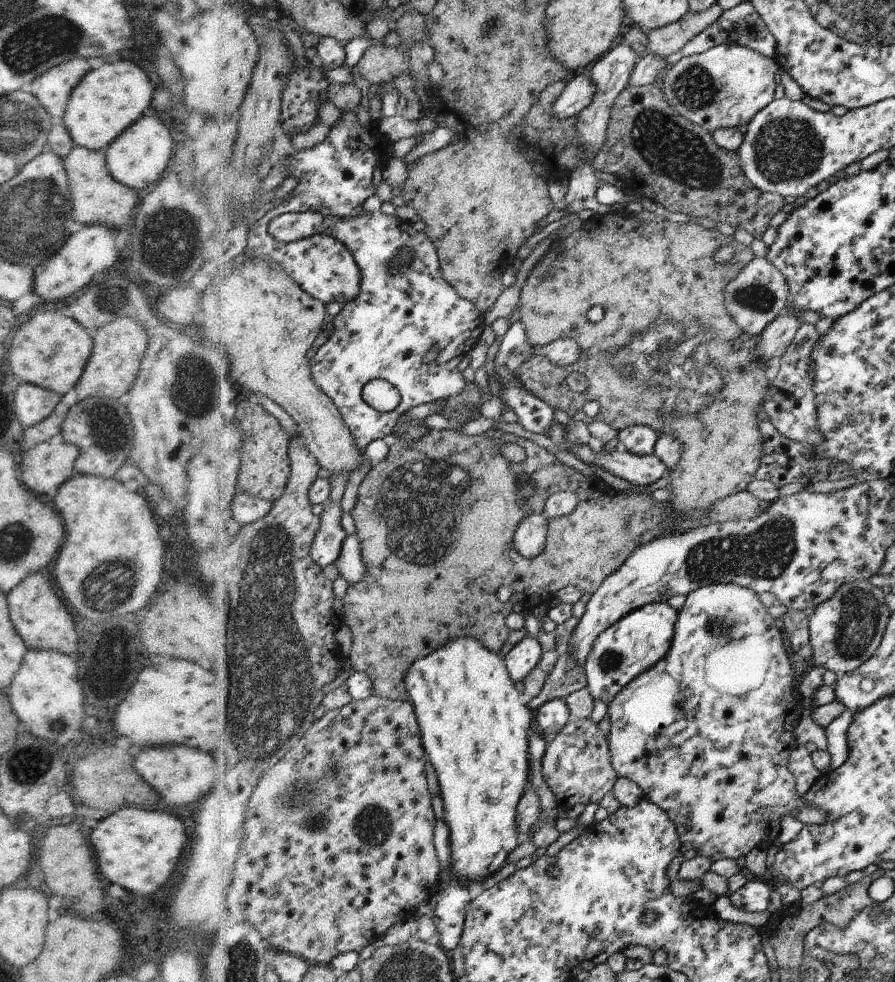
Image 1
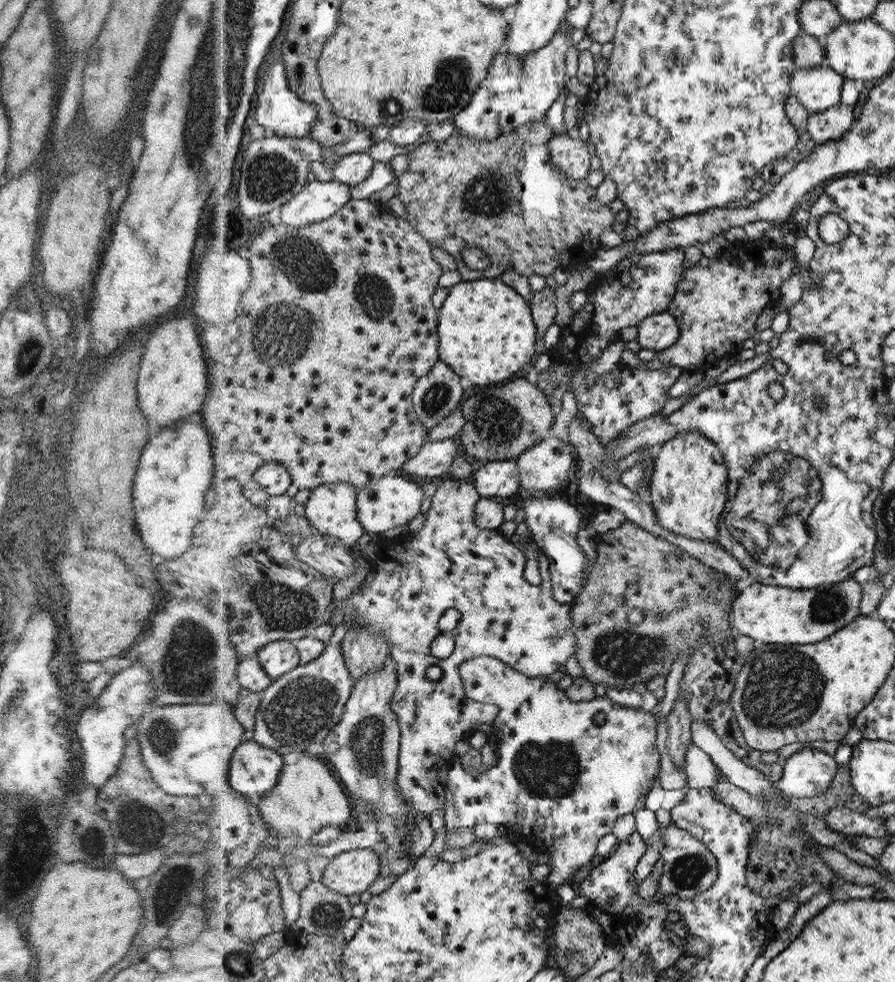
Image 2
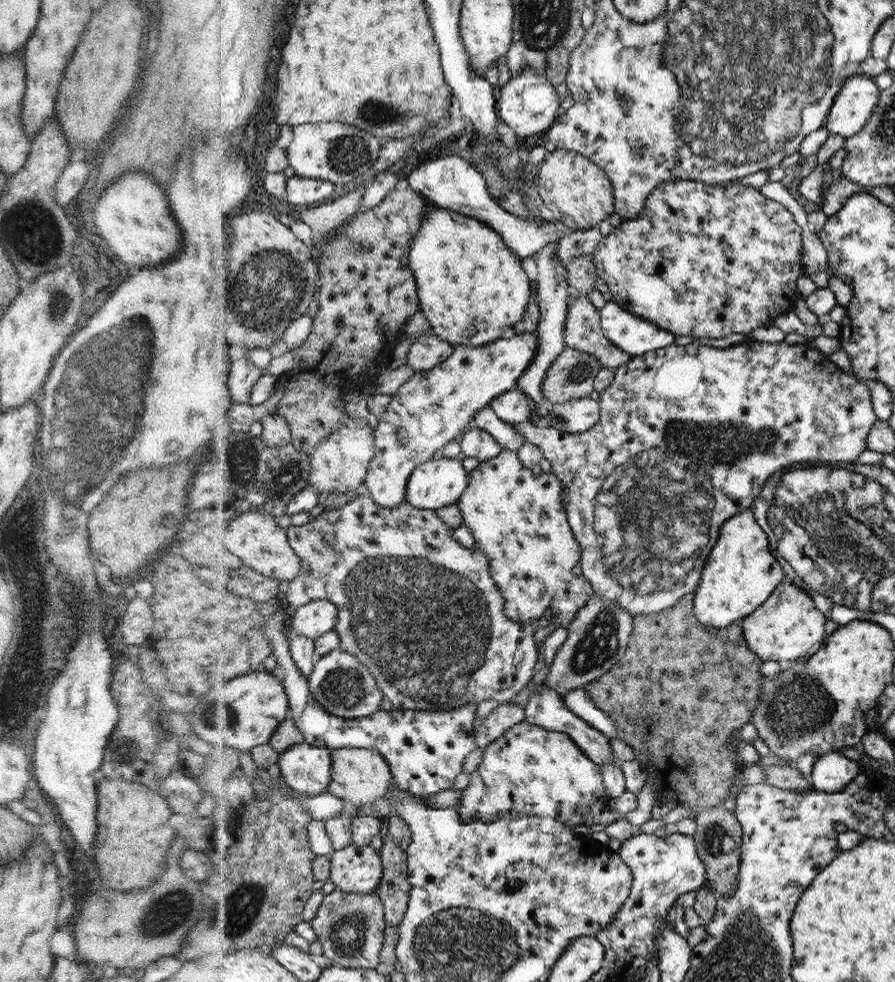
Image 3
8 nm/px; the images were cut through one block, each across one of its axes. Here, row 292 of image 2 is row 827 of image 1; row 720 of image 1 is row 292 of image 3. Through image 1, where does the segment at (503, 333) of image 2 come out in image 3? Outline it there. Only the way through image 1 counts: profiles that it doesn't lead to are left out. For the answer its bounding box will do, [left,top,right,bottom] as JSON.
[411,204,532,347]

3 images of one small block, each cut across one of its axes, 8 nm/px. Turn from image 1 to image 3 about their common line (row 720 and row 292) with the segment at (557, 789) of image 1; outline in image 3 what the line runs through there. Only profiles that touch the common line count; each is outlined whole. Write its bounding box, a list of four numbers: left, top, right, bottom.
[565,254,598,296]

